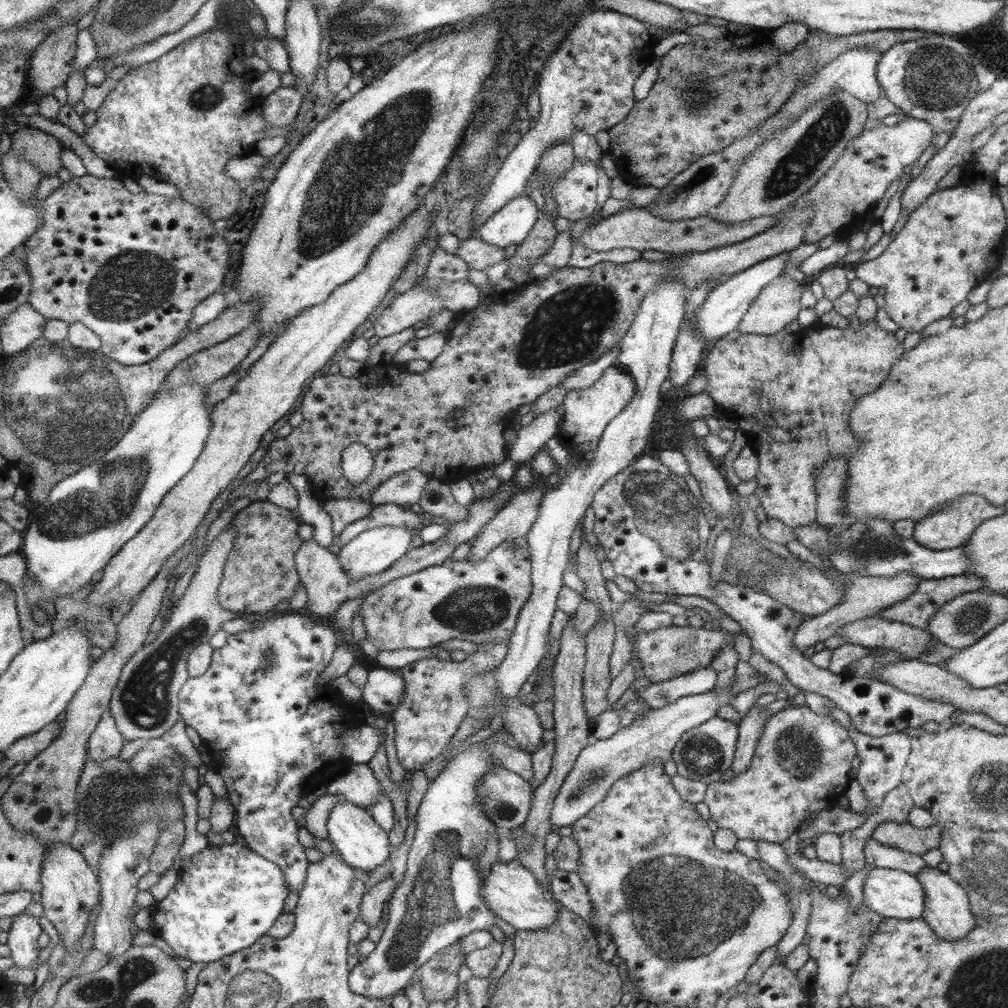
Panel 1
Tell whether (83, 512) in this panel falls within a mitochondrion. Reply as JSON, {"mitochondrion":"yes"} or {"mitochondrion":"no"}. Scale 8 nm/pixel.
{"mitochondrion":"yes"}

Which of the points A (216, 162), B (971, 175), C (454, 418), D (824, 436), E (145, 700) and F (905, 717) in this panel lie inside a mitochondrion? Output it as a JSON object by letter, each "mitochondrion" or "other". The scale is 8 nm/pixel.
{"A":"other","B":"other","C":"other","D":"mitochondrion","E":"mitochondrion","F":"other"}

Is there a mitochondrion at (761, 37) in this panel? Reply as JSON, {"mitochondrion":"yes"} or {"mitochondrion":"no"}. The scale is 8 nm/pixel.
{"mitochondrion":"no"}

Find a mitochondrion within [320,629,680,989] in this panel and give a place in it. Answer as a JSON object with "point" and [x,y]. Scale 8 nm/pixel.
{"point":[434,899]}

